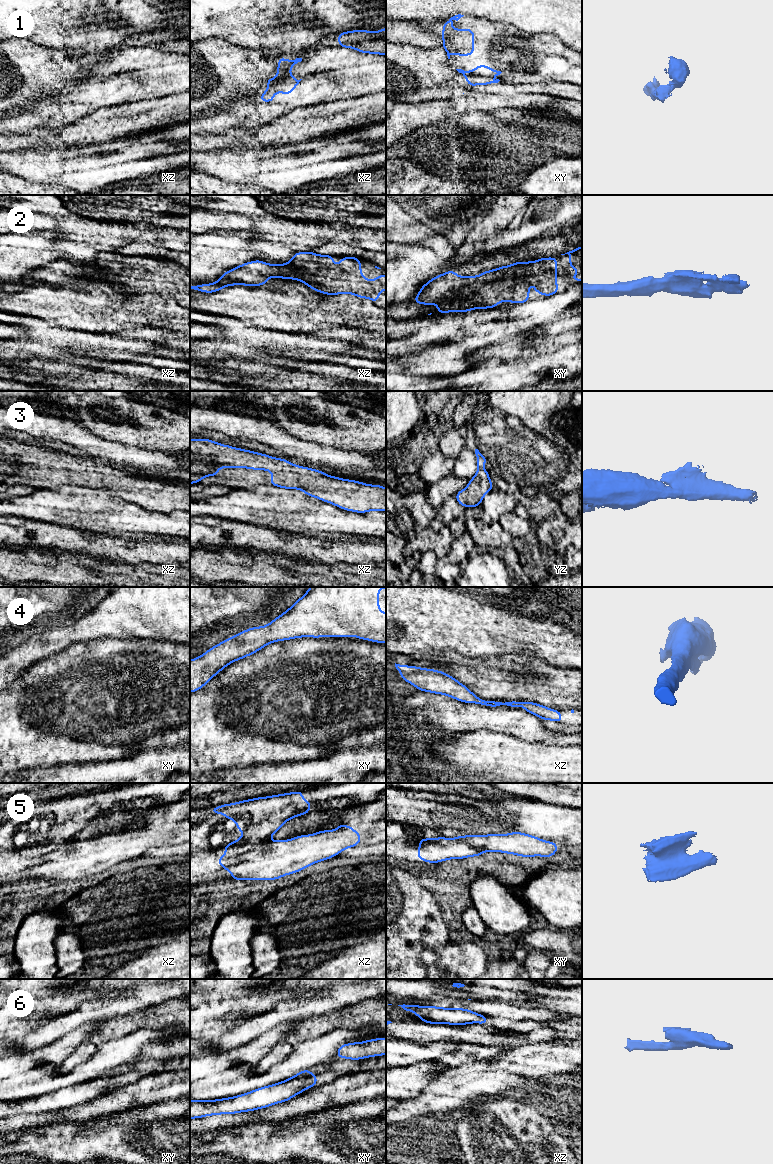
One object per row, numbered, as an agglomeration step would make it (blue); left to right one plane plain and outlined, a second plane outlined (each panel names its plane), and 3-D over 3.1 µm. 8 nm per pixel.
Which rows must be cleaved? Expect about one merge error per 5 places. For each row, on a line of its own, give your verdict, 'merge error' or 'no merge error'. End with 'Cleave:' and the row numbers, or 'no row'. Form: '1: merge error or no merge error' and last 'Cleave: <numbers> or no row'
1: merge error
2: no merge error
3: no merge error
4: no merge error
5: merge error
6: no merge error
Cleave: 1, 5

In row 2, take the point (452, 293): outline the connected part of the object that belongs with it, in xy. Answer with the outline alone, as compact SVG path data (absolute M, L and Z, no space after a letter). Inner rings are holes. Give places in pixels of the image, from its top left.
M542 257L534 262L515 262L494 270L481 273L478 276L458 276L454 270L449 270L429 280L421 286L420 292L412 301L417 304L438 304L436 313L468 312L472 309L494 308L501 301L512 303L529 302L529 281L534 282L534 290L544 296L559 292L557 286L557 257Z

